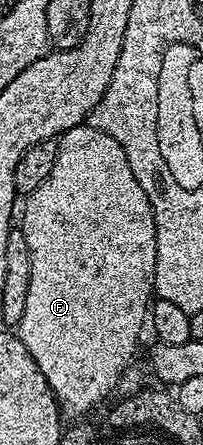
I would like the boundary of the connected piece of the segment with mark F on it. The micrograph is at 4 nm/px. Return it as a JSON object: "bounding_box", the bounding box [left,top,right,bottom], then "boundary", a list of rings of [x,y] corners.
{"bounding_box":[16,123,156,419],"boundary":[[[83,123],[72,127],[67,133],[63,133],[57,138],[58,150],[56,151],[56,164],[52,167],[48,179],[44,179],[44,183],[40,183],[40,187],[36,187],[36,191],[32,191],[25,198],[26,206],[20,209],[20,228],[24,239],[28,239],[28,251],[32,255],[32,279],[28,279],[28,304],[24,307],[24,315],[20,319],[20,323],[16,327],[16,336],[22,340],[24,347],[28,347],[28,351],[32,355],[32,359],[36,363],[36,367],[40,367],[40,375],[44,375],[44,379],[48,379],[48,387],[53,391],[54,397],[58,400],[58,407],[63,418],[74,417],[70,419],[82,419],[85,413],[90,413],[109,393],[113,394],[118,387],[118,381],[122,377],[125,369],[131,368],[134,352],[138,349],[138,340],[142,337],[142,325],[147,324],[152,298],[154,292],[154,272],[156,271],[156,219],[152,215],[152,203],[148,203],[148,195],[144,195],[144,187],[140,187],[140,183],[136,179],[136,175],[132,175],[132,167],[128,163],[128,155],[124,155],[124,147],[120,147],[120,143],[116,143],[116,139],[112,139],[112,135],[108,135],[104,131],[100,131],[96,127],[92,127],[88,123]]]}

